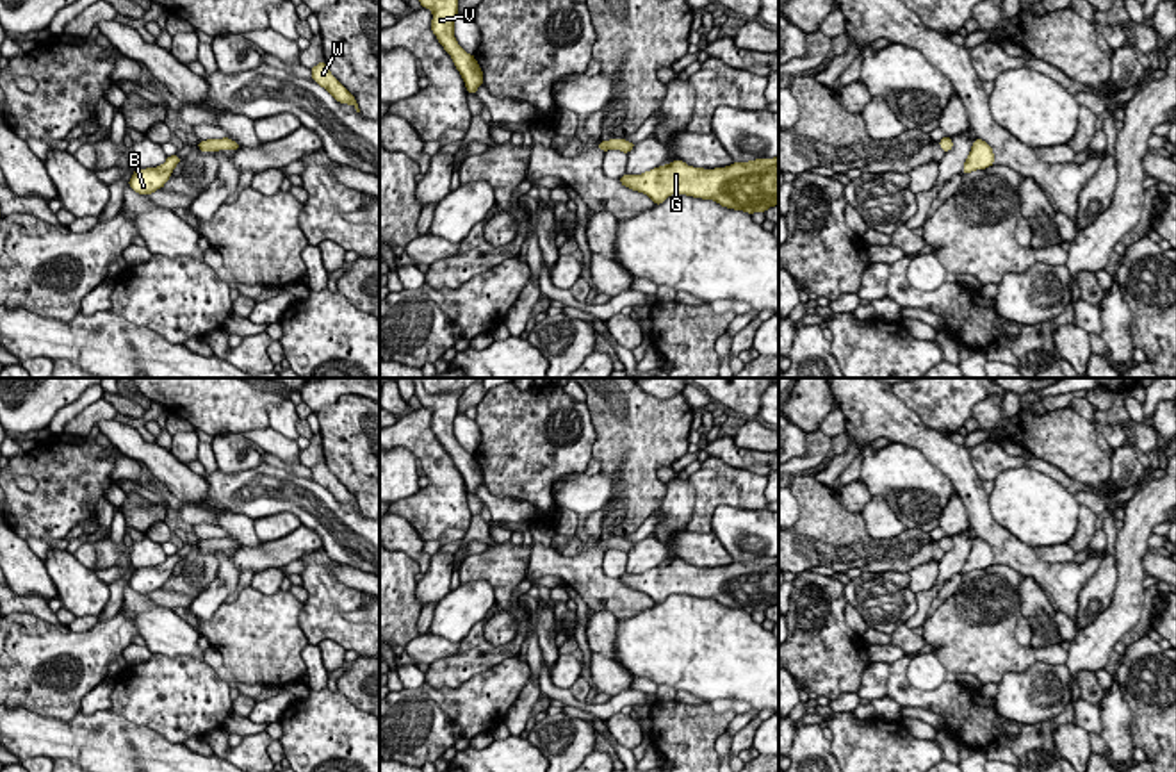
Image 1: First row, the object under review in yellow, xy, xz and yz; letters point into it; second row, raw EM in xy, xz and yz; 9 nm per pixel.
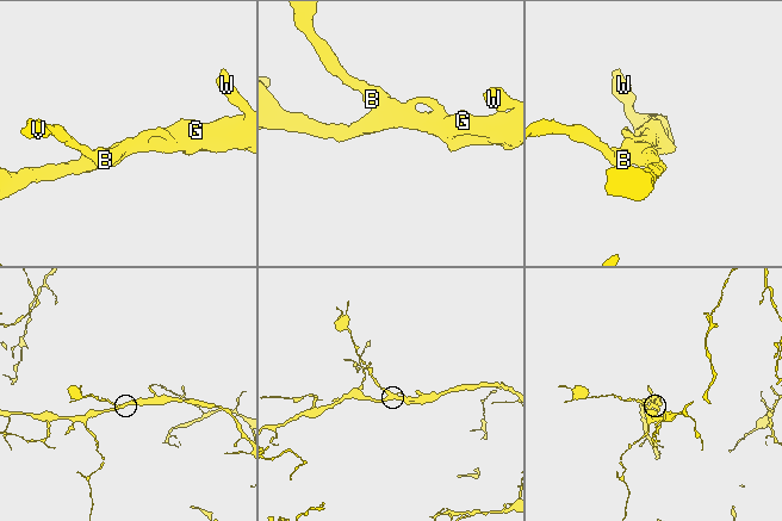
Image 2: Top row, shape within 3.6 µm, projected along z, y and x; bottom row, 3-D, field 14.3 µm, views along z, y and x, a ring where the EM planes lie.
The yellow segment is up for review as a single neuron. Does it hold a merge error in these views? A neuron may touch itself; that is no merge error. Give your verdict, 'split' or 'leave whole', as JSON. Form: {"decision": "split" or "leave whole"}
{"decision": "leave whole"}

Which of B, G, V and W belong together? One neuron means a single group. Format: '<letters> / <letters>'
B G V W

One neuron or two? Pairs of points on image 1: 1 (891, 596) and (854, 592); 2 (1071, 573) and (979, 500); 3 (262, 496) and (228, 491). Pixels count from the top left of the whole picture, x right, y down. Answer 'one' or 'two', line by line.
1: one
2: one
3: one

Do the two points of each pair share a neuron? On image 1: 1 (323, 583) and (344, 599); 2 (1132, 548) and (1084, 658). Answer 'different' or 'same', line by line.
1: same
2: same

